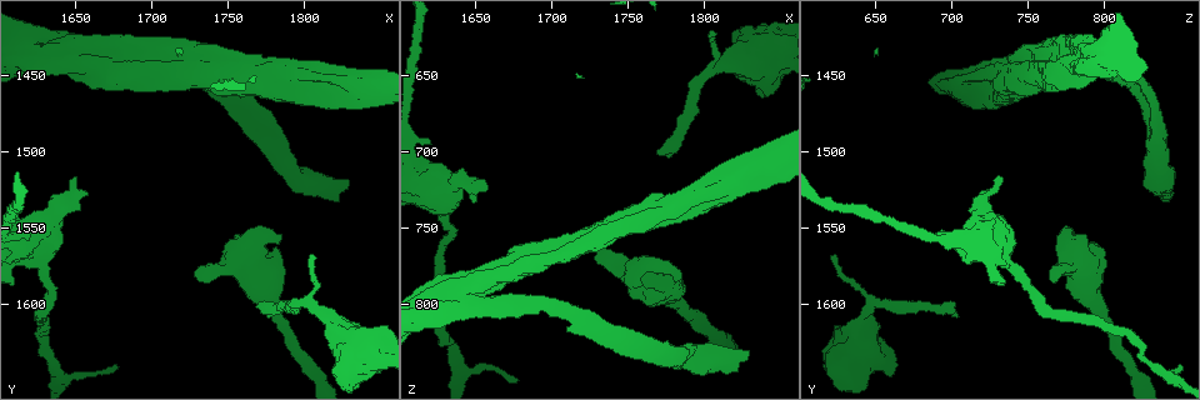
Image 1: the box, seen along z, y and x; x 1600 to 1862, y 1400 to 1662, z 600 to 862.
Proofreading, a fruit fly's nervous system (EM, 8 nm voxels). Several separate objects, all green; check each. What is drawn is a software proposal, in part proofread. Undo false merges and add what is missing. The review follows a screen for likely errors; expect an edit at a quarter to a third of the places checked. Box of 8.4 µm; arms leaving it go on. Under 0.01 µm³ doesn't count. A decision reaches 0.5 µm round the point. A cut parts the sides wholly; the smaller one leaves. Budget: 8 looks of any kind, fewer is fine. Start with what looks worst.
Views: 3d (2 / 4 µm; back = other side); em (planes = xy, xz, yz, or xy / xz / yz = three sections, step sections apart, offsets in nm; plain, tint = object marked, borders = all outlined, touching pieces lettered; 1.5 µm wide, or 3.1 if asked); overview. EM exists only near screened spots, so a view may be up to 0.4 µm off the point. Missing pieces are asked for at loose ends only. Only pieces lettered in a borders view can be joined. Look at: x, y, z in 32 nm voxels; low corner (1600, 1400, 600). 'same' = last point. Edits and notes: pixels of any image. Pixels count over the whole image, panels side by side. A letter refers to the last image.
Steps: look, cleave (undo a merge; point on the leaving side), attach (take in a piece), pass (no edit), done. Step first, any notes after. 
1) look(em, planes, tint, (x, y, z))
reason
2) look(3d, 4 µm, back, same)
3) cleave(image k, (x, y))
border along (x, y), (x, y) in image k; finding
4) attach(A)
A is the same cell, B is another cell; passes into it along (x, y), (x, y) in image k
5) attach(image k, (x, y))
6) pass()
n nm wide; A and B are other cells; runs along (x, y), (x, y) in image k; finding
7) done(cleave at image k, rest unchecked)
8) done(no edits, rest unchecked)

look(3d, 4 µm, (1768, 1602, 700))
an open end

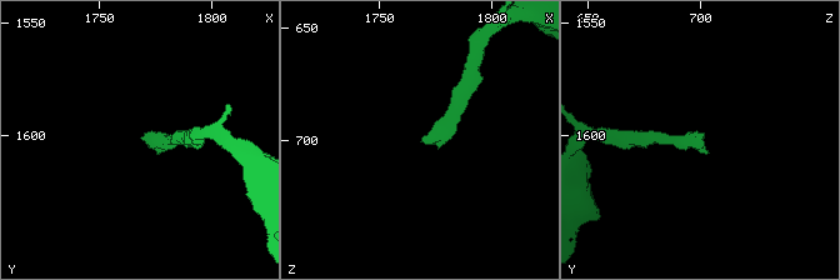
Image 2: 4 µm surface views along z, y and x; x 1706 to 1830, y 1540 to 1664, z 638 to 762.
look(em, 3.1 µm, yz, step 16, tint, (1769, 1599, 700))
now the EM

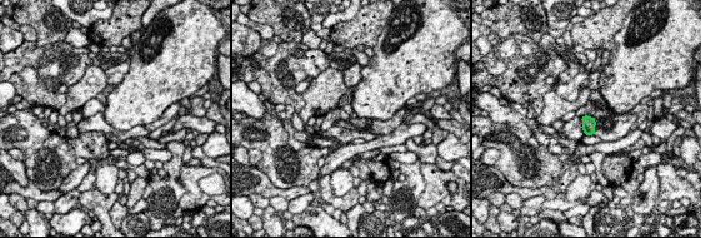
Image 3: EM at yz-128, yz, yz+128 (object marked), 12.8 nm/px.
look(em, 3.1 µm, planes, borders, same)

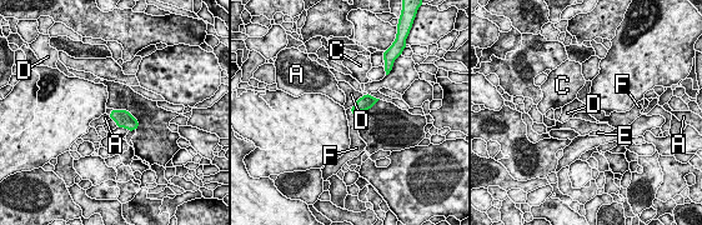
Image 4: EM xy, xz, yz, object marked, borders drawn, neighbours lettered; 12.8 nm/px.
attach(F)
F is the same cell, A, C, D and E are other cells; passes into it along (365, 103), (351, 111), (352, 120) in image 4; the cell continues

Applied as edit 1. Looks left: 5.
look(em, xy, step 4, tint, (1824, 1530, 840))
thick end

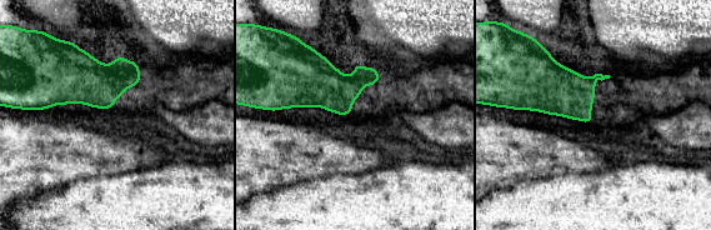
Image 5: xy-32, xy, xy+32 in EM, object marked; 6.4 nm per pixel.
look(em, xy, step 4, borders, same)
what lies round it

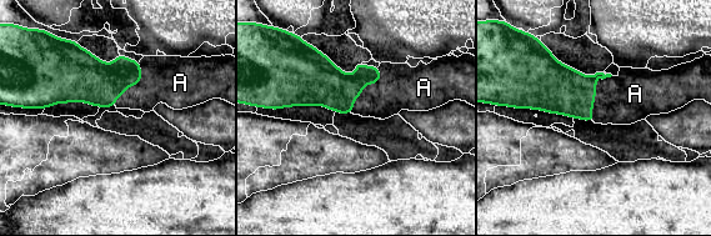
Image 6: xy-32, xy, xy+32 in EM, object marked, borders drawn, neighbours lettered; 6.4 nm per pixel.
attach(A)
A is the same cell; passes into it along (325, 84), (364, 86), (401, 88) in image 6; the cell continues

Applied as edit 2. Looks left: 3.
look(em, planes, borders, (1780, 1606, 798))
sudden change in width

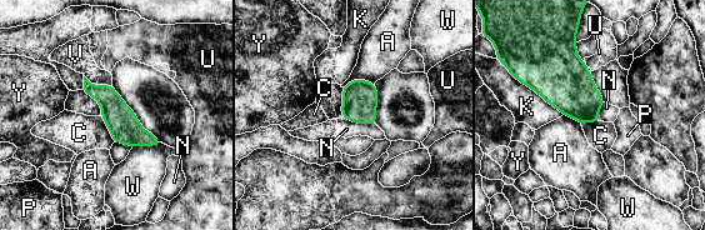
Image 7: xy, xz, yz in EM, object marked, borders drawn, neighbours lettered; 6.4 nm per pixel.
pass()
K touches over 440 nm; A, C, K, N, P, U, V, W and Y are other cells; border along (100, 116), (114, 141) in image 7; one cell here

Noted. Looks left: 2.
done(attach at image 4, attach at image 6, rest unchecked)

